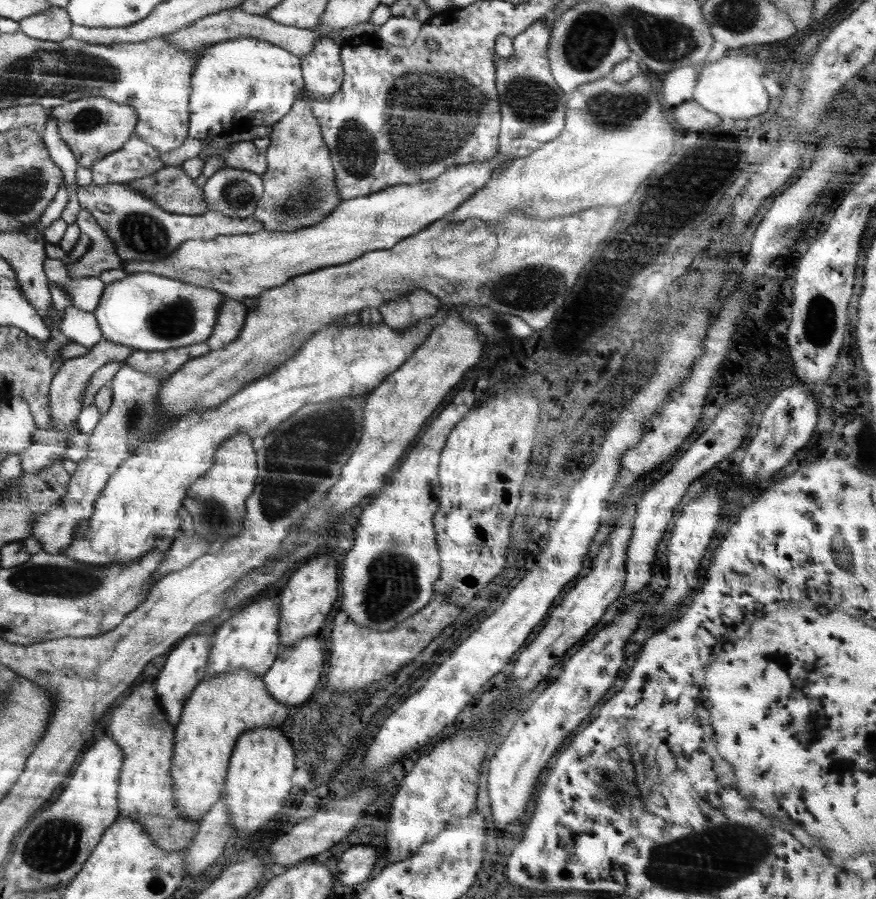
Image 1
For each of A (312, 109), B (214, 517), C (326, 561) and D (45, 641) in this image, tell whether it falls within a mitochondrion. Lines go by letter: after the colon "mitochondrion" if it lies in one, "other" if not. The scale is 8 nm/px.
A: other
B: mitochondrion
C: other
D: other

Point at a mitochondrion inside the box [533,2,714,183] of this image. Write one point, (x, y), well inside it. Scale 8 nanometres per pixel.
(663, 40)

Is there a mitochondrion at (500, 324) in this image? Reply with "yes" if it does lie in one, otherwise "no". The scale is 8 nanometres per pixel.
yes

